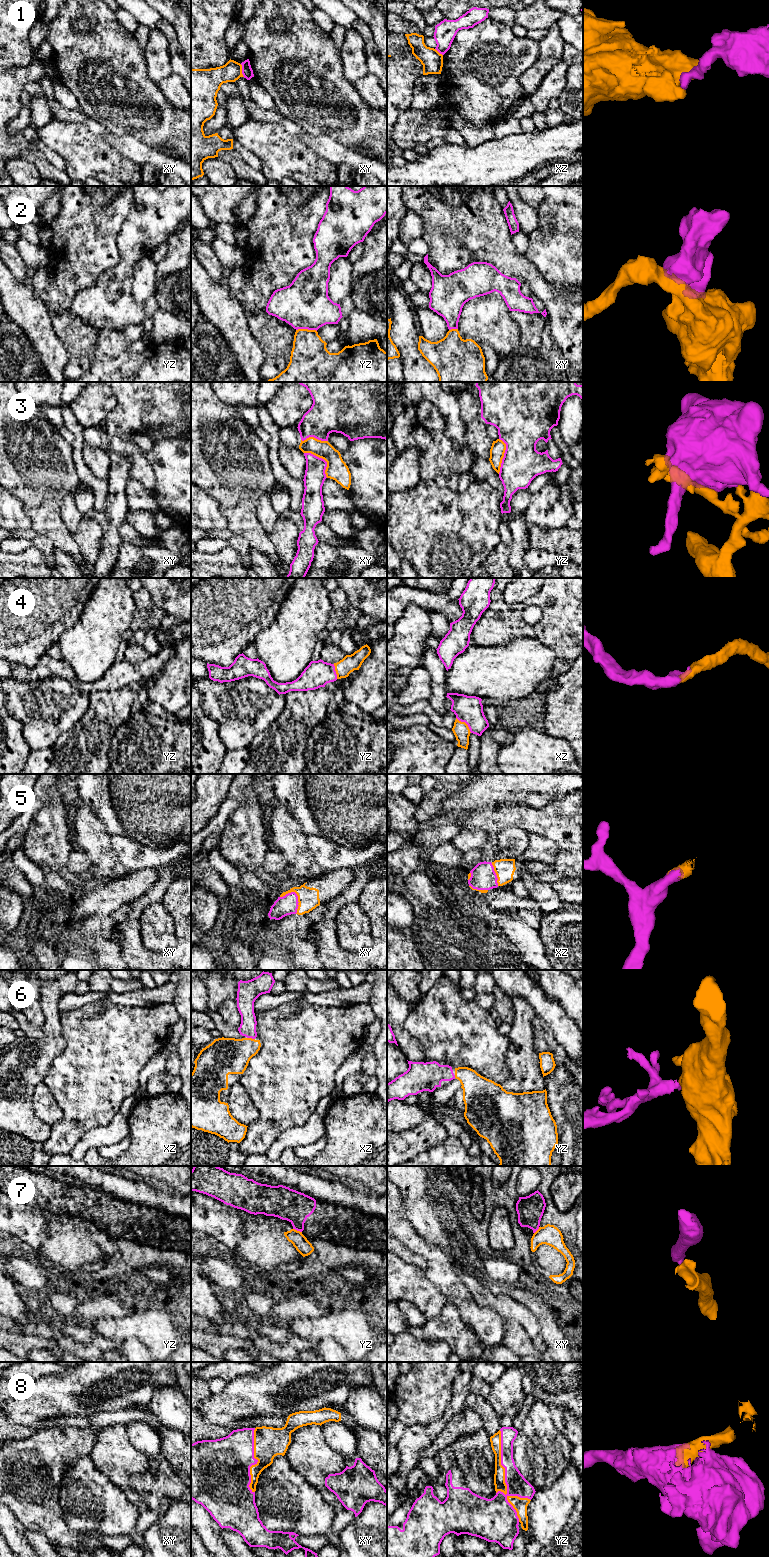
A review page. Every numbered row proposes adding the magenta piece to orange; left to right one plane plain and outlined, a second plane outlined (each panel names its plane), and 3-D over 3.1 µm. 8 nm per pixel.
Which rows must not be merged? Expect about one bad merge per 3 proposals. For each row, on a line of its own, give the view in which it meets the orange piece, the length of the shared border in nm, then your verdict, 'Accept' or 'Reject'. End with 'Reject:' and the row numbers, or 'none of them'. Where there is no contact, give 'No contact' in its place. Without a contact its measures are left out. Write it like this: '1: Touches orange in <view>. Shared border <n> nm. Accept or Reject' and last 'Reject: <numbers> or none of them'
1: Touches orange in xy. Shared border 110 nm. Reject
2: Touches orange in yz. Shared border 170 nm. Reject
3: Touches orange in xy. Shared border 280 nm. Reject
4: Touches orange in xz. Shared border 180 nm. Accept
5: Touches orange in xy. Shared border 190 nm. Accept
6: Touches orange in xz. Shared border 70 nm. Accept
7: Touches orange in yz. Shared border 80 nm. Reject
8: Touches orange in yz. Shared border 750 nm. Accept
Reject: 1, 2, 3, 7

